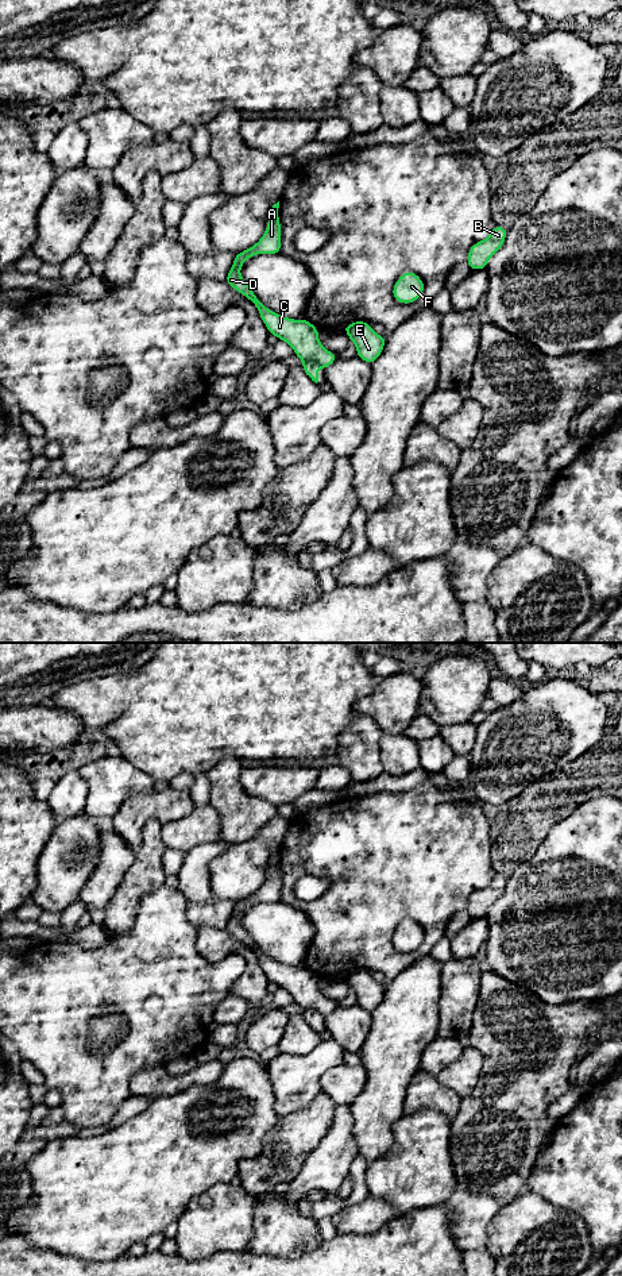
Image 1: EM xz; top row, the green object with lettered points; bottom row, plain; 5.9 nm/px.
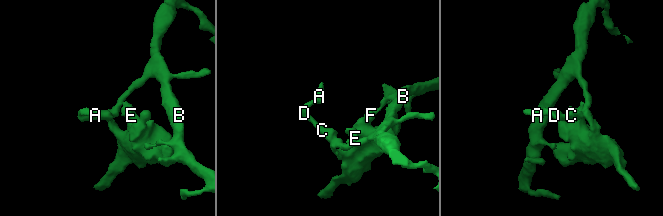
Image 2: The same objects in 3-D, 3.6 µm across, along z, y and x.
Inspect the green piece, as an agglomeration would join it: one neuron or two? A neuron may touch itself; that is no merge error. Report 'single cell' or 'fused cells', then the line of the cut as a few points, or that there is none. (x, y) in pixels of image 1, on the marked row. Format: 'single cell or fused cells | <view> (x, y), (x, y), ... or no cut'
fused cells | xz (304, 361), (315, 361), (319, 365)

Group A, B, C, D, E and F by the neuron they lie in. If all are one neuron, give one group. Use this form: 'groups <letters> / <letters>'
groups A B C D / E F

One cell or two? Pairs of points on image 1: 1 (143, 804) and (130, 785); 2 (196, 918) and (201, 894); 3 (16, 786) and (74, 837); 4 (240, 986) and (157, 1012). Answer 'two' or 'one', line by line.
1: two
2: two
3: two
4: two

